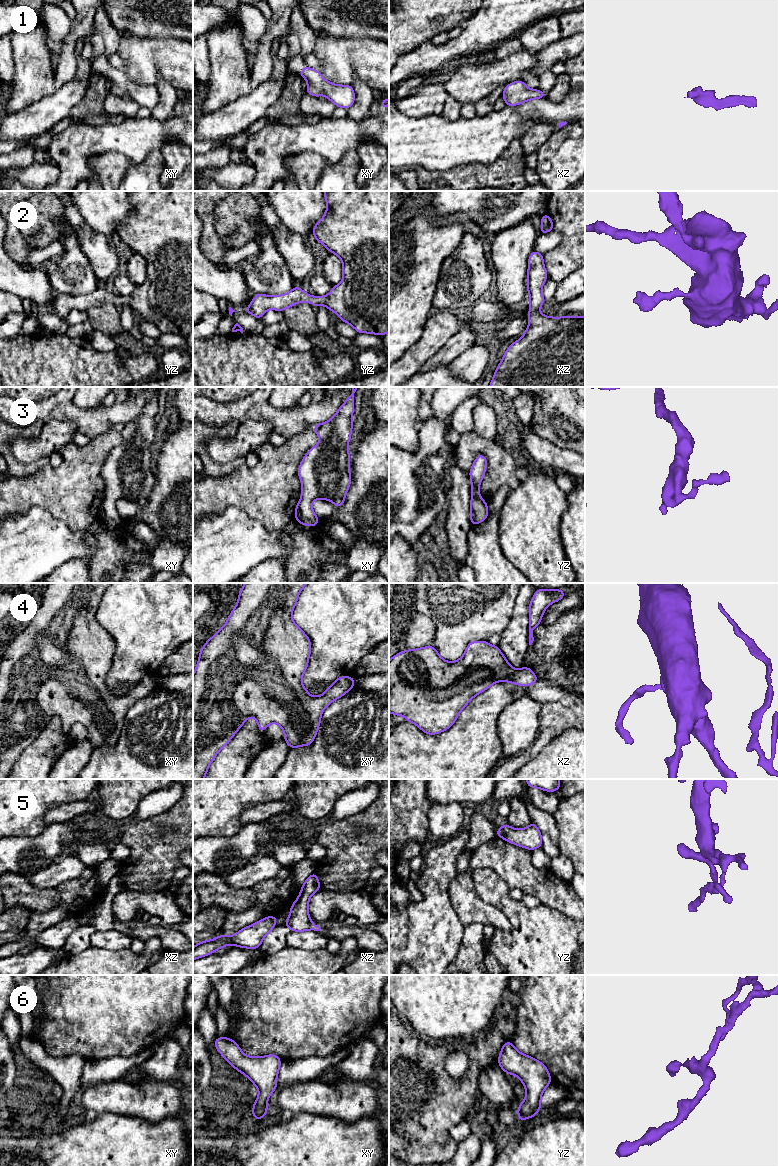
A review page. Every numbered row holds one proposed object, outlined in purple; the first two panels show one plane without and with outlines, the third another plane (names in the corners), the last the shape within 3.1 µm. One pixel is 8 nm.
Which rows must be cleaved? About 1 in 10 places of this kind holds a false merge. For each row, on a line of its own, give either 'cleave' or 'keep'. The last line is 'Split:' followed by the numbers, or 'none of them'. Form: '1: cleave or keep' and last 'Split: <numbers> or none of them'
1: keep
2: keep
3: keep
4: keep
5: keep
6: keep
Split: none of them

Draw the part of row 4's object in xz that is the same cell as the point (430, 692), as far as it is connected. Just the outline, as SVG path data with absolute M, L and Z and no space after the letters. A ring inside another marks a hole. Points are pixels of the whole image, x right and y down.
M487 641L470 642L463 656L454 662L442 659L432 645L414 650L406 649L389 660L389 712L392 715L404 716L408 722L415 724L427 735L435 735L449 729L473 697L499 681L531 686L539 680L529 667L522 667L519 670L512 668L499 647Z

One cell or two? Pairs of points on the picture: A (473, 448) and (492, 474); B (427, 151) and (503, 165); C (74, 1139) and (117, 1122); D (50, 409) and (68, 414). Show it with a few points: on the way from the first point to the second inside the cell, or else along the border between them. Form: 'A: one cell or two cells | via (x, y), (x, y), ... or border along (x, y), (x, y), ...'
A: one cell | via (482, 448), (492, 458), (492, 465)
B: two cells | border along (509, 146), (490, 164), (470, 165)
C: one cell | via (85, 1139), (100, 1139), (106, 1133)
D: one cell | via (54, 409), (64, 410)

